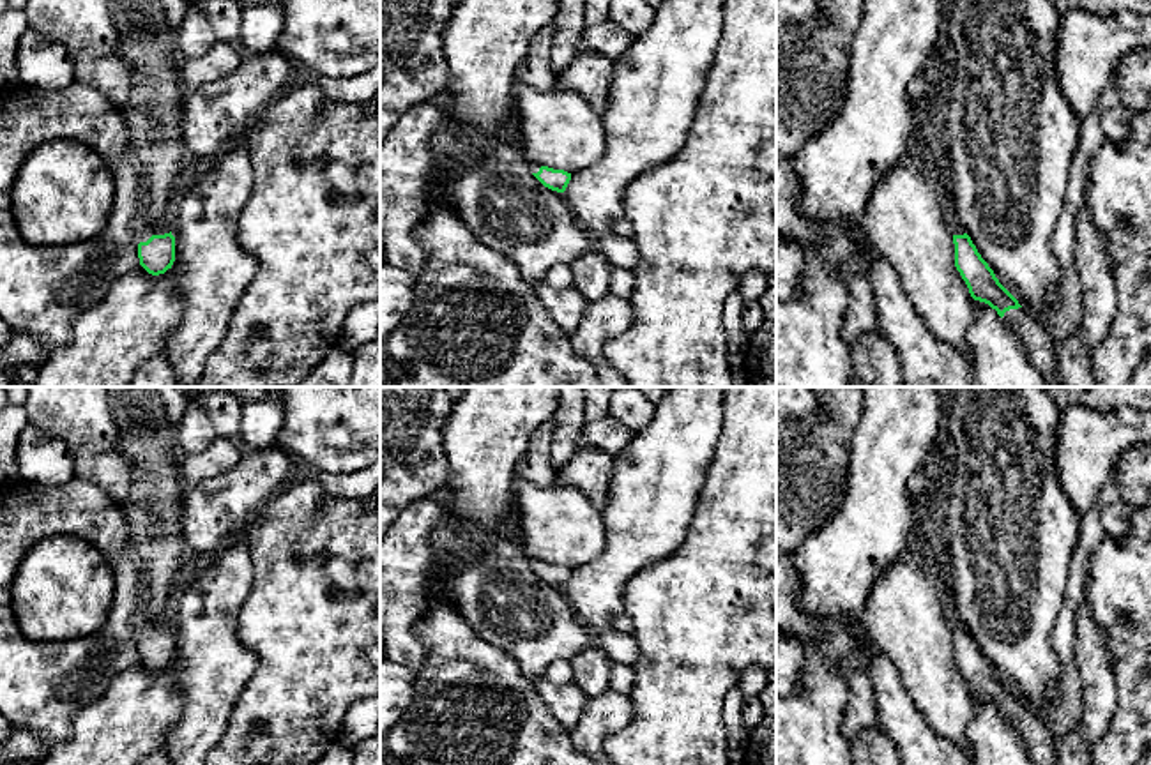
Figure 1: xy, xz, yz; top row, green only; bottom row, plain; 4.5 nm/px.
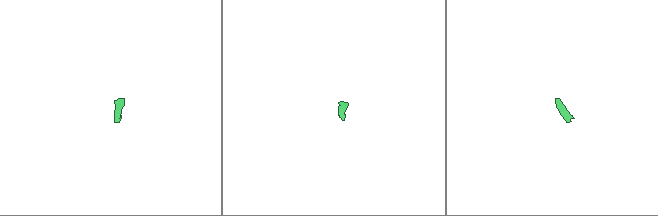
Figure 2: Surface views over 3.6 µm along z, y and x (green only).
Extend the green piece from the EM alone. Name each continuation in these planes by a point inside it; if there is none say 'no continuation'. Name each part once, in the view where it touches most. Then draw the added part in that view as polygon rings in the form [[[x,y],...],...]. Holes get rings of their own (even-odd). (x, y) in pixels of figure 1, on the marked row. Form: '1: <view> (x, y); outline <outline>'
1: xy (144, 230); outline [[[149,223],[134,224],[134,240],[147,242],[152,235],[164,235],[170,233],[170,226],[157,226]]]
2: yz (1031, 333); outline [[[1010,309],[1002,323],[1018,337],[1029,360],[1043,375],[1048,387],[1064,387],[1059,376],[1057,346],[1047,332],[1043,322],[1036,320],[1027,309]]]

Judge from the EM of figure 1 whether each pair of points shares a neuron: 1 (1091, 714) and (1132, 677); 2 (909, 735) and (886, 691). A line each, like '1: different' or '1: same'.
1: different
2: same

